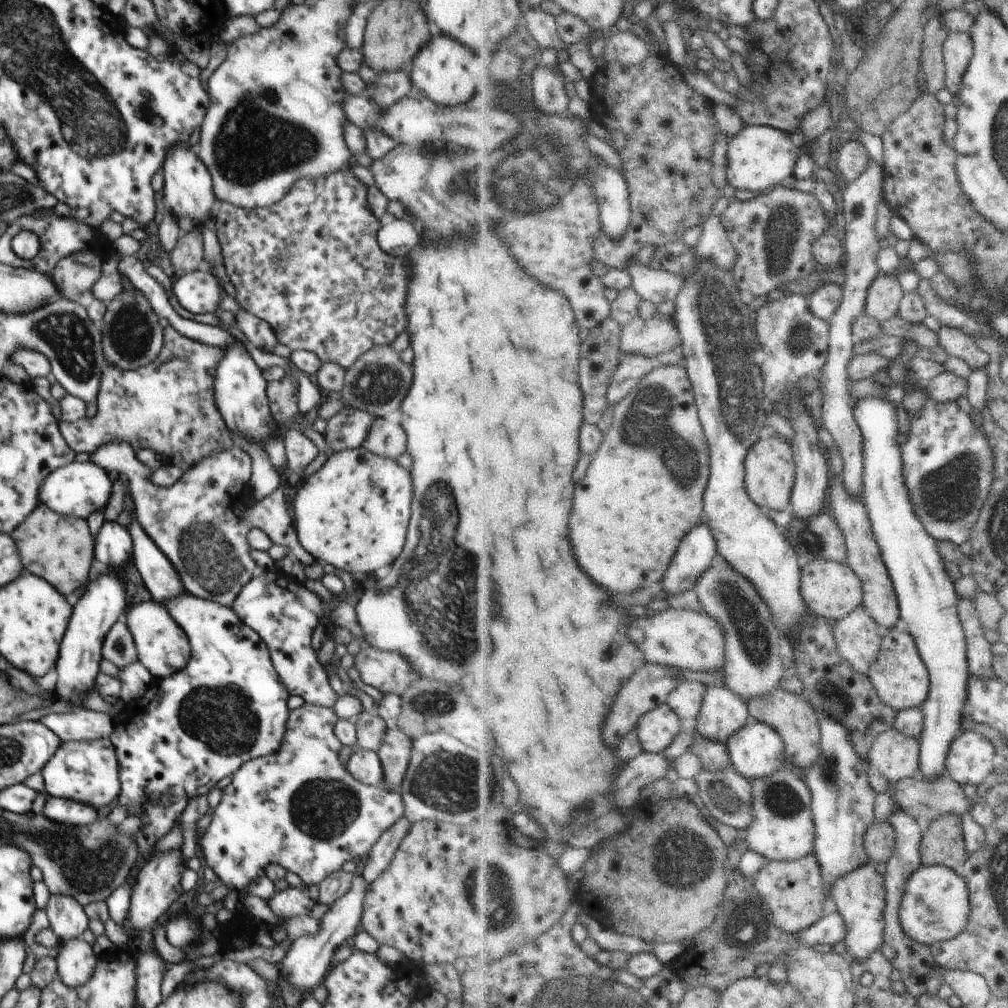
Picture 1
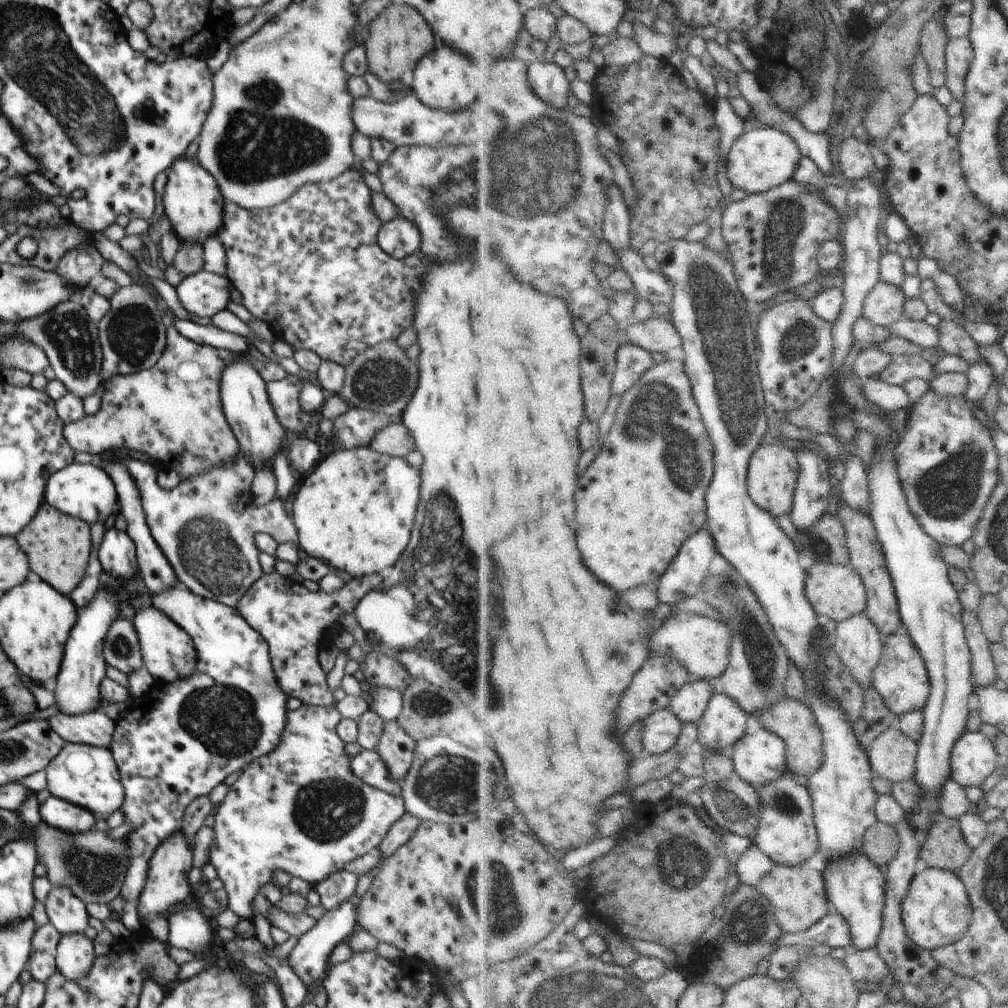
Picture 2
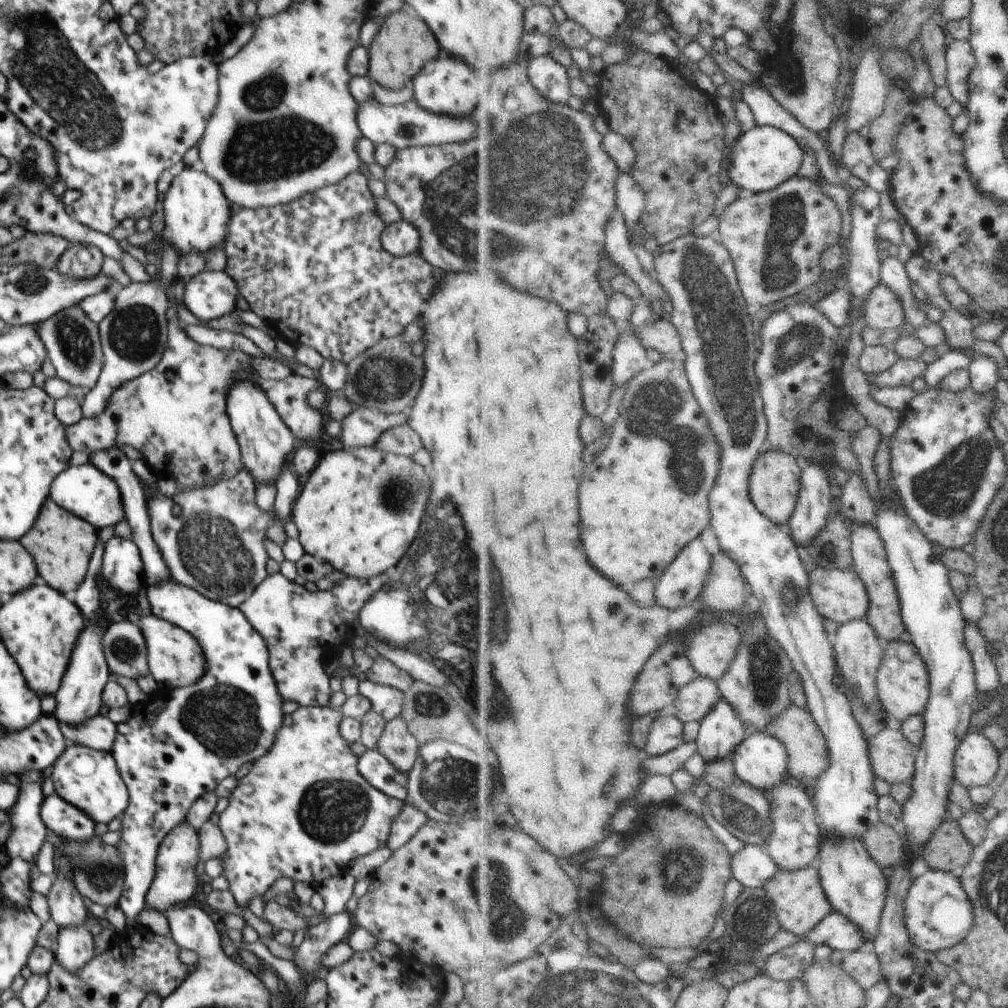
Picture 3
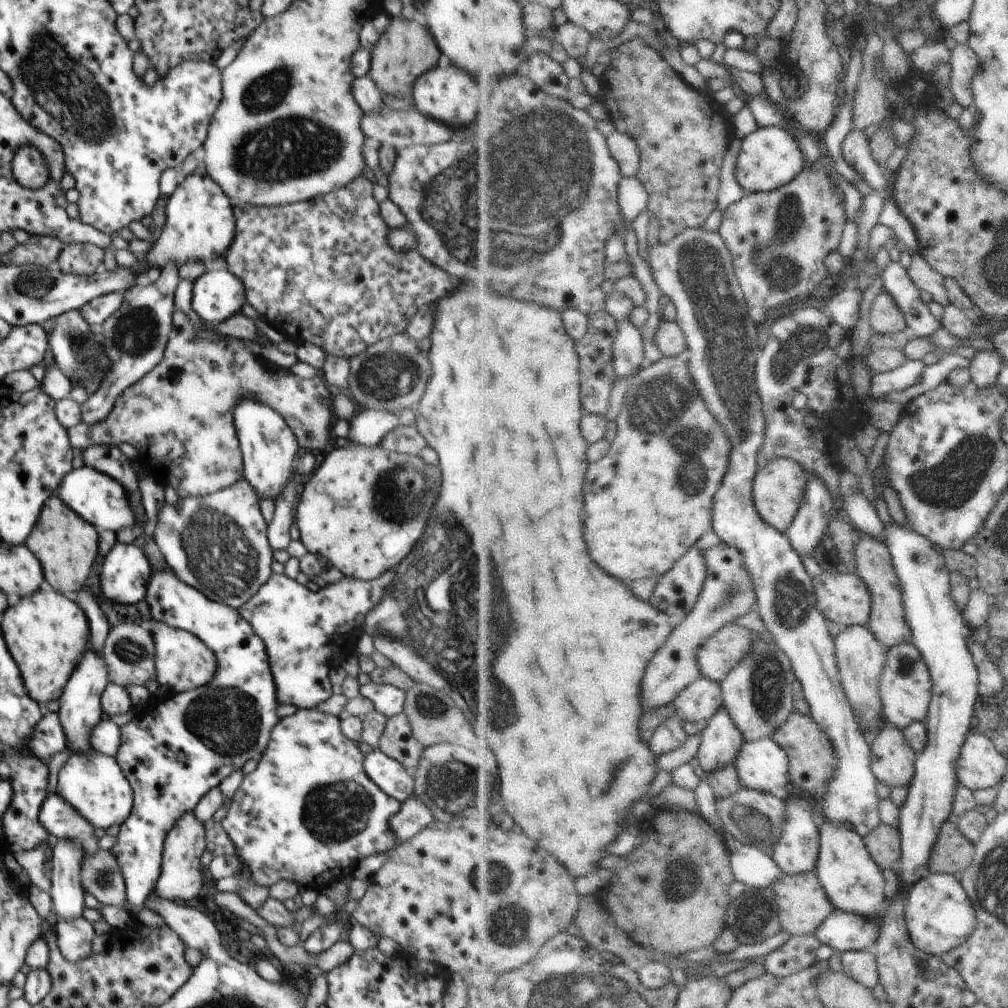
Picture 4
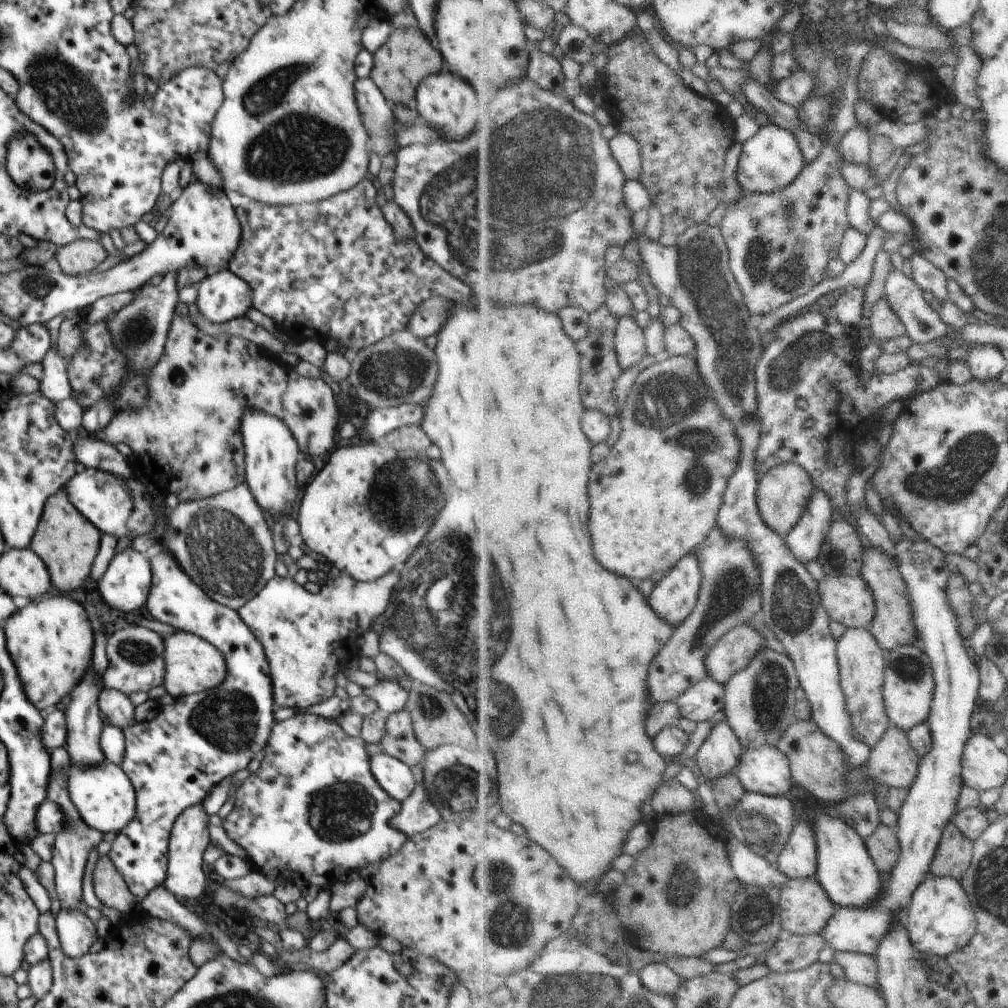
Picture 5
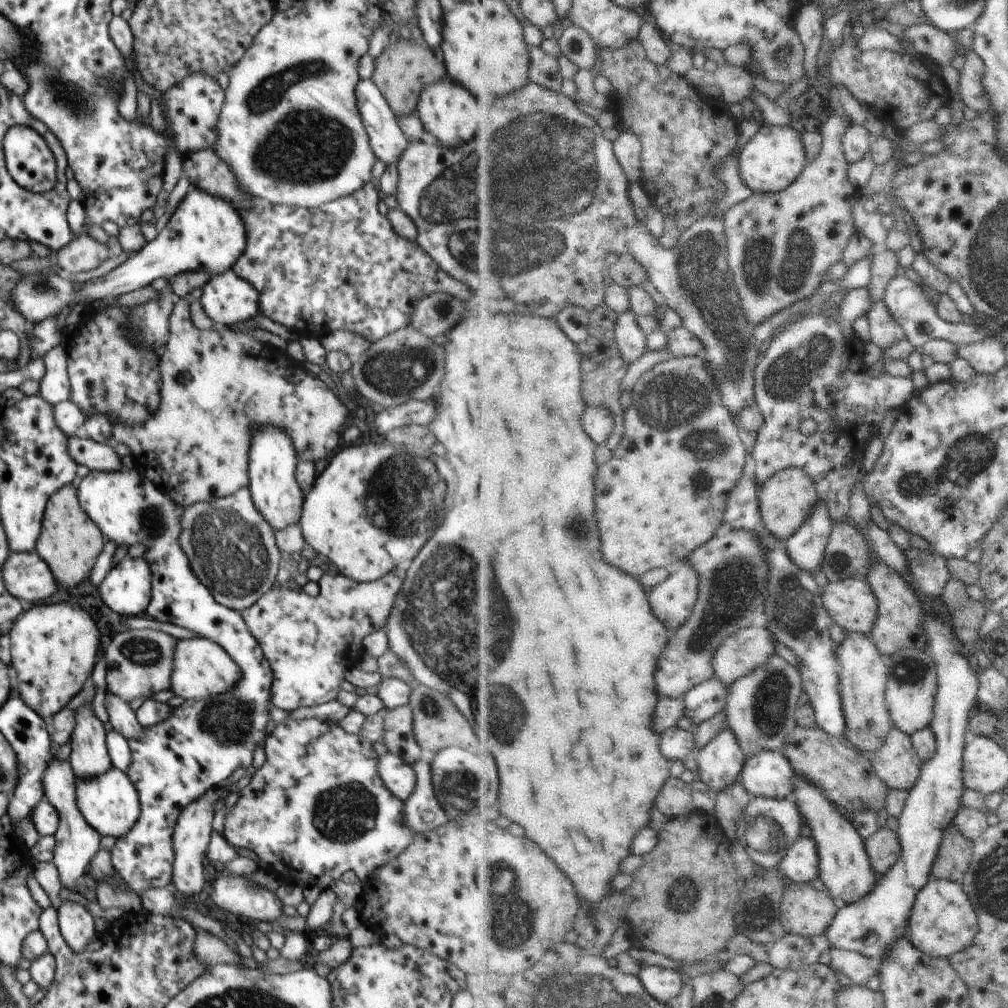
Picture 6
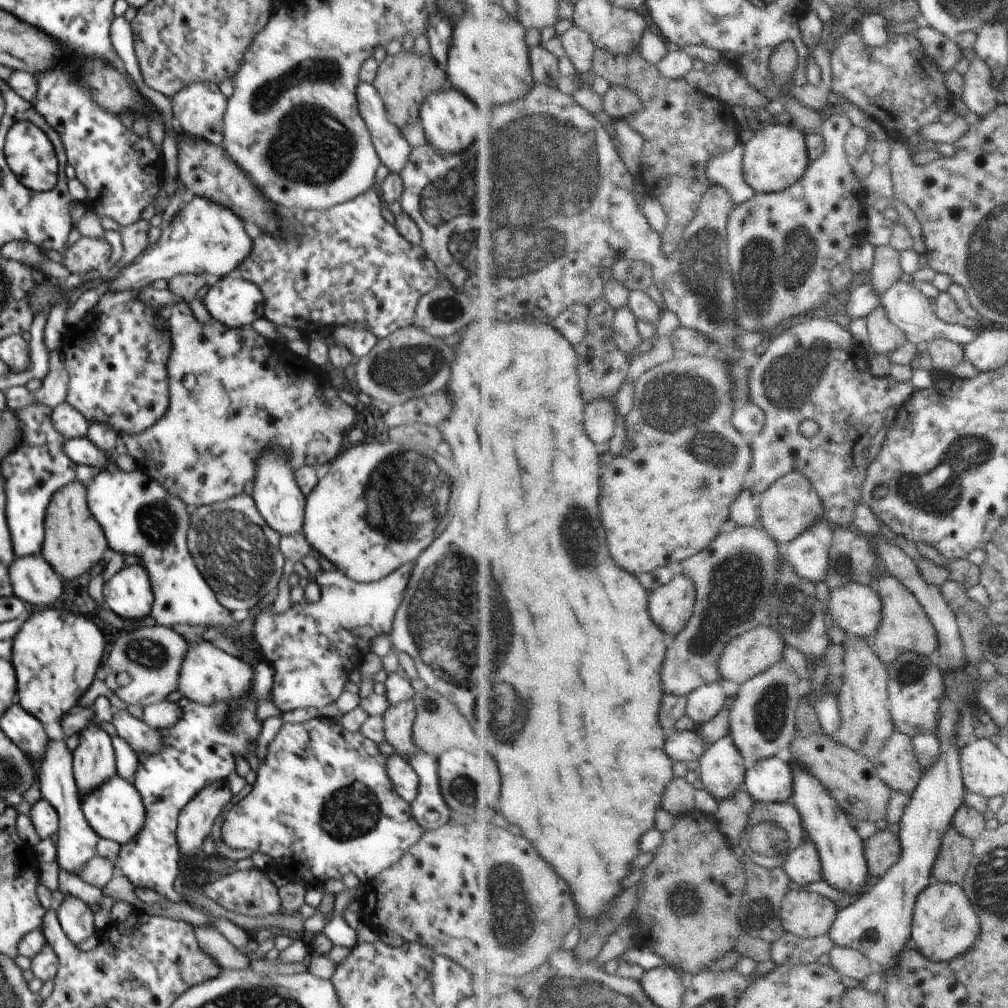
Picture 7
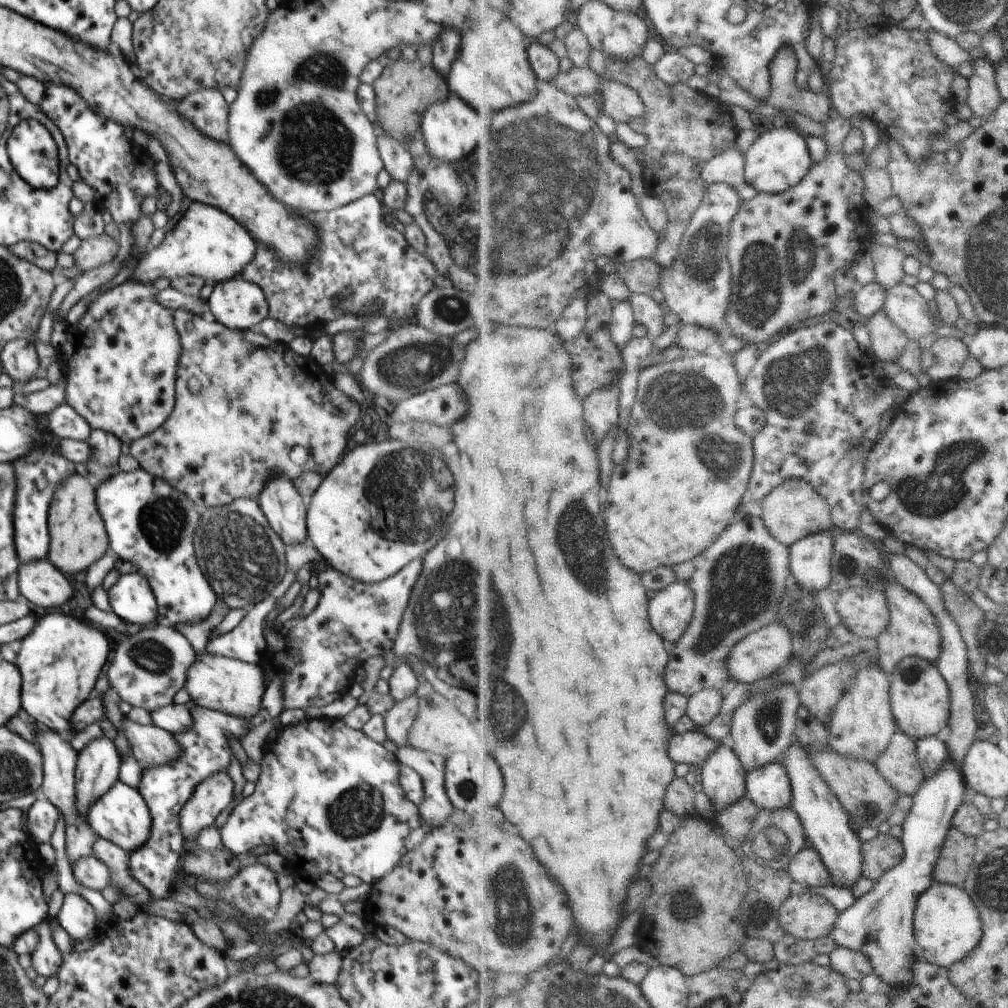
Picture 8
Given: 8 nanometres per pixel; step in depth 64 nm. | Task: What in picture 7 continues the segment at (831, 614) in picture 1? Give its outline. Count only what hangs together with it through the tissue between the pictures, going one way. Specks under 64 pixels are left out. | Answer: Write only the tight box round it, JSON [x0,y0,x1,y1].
[830,583,885,639]

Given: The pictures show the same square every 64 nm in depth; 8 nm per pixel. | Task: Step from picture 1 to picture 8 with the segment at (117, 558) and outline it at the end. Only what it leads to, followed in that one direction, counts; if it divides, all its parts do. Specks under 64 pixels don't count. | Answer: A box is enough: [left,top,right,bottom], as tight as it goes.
[107,569,158,624]

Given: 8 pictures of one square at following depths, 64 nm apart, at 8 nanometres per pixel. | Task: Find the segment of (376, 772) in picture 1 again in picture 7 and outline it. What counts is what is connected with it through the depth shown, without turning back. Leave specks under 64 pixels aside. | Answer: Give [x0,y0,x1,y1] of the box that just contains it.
[387,754,419,803]

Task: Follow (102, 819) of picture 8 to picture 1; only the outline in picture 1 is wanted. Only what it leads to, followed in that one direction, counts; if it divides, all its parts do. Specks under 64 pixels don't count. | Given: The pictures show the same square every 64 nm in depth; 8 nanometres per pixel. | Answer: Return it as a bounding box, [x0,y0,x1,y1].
[41,738,121,810]

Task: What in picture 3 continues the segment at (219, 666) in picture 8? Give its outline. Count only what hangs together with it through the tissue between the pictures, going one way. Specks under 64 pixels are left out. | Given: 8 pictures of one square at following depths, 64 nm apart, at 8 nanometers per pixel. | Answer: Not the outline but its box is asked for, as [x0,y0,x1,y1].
[140,614,207,689]

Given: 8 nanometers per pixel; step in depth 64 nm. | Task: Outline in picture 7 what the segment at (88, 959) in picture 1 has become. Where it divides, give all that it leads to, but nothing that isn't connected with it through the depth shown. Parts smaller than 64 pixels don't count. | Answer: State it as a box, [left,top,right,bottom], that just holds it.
[57,895,96,946]

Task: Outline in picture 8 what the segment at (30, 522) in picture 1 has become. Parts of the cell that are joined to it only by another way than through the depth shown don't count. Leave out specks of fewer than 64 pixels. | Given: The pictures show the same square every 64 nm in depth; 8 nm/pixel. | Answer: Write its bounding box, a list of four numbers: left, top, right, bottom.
[47,472,110,575]

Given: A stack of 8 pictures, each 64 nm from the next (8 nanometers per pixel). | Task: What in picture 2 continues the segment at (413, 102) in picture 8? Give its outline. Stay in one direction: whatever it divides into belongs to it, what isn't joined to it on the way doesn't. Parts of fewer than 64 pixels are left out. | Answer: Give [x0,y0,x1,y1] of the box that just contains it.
[363,2,437,89]

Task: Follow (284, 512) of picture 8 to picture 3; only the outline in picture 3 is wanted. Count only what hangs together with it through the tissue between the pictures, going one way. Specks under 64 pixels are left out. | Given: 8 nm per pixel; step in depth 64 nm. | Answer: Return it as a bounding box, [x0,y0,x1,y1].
[227,377,296,486]

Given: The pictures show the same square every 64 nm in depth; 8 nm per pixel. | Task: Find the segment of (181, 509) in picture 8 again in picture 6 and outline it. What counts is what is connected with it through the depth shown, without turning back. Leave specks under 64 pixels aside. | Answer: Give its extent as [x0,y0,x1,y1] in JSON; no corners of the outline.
[76,471,273,895]

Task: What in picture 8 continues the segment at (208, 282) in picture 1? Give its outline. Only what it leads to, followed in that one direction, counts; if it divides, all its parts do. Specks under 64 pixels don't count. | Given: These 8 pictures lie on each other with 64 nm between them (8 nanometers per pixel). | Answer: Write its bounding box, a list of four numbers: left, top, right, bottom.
[206,276,269,330]

